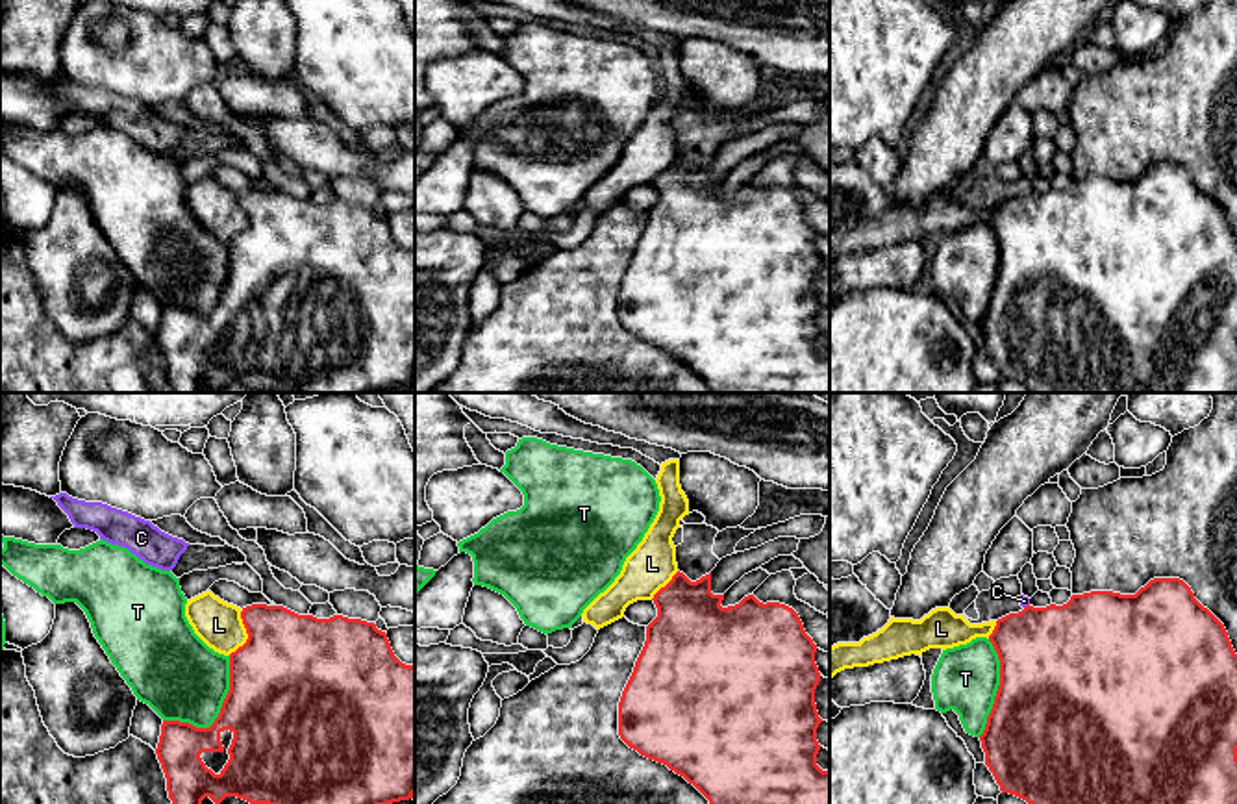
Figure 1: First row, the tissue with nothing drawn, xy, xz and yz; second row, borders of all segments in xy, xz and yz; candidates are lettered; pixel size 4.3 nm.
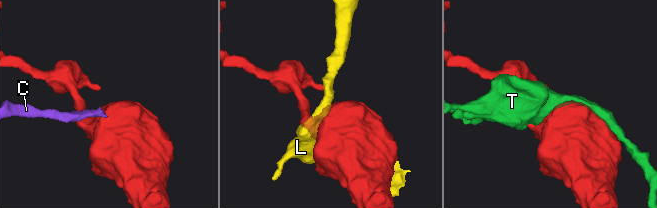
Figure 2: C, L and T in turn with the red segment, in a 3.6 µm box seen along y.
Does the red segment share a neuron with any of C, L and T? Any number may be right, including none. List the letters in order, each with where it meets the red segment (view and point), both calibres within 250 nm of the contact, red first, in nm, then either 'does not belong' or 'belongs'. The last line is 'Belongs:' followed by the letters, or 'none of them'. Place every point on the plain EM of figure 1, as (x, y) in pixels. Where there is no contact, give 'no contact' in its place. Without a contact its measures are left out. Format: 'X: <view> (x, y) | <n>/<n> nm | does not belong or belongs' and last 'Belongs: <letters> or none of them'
C: yz (1026, 191) | 440/50 nm | does not belong
L: xy (247, 217) | 460/200 nm | does not belong
T: xy (219, 299) | 440/360 nm | does not belong
Belongs: none of them

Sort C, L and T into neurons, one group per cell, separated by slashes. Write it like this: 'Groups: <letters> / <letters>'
Groups: C / L / T

